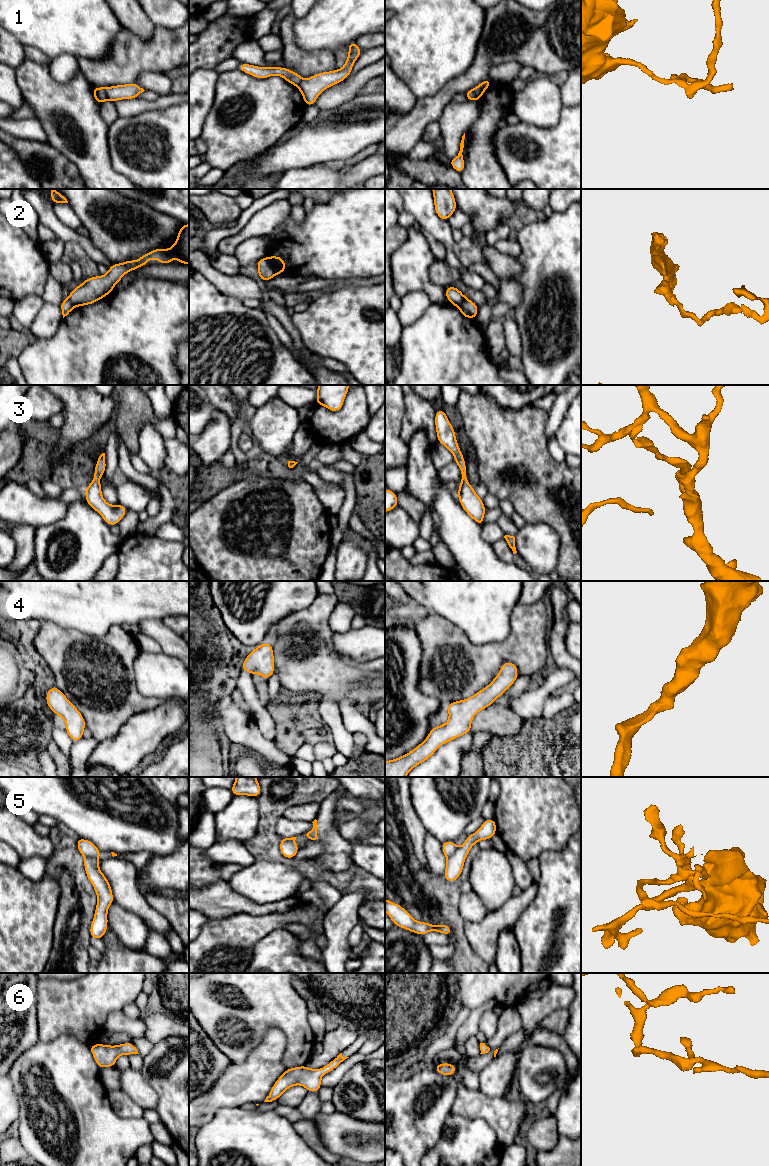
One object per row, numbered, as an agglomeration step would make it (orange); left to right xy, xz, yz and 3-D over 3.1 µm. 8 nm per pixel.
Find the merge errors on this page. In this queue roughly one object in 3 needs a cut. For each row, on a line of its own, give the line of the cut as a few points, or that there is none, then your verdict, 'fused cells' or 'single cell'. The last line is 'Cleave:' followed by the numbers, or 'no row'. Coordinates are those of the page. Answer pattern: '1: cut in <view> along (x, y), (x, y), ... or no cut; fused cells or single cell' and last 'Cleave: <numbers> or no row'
1: cut in xy along (103, 88), (107, 99); fused cells
2: cut in xz along (266, 257), (276, 273); fused cells
3: no cut; single cell
4: no cut; single cell
5: cut in xy along (84, 856), (98, 858); fused cells
6: no cut; single cell
Cleave: 1, 2, 5

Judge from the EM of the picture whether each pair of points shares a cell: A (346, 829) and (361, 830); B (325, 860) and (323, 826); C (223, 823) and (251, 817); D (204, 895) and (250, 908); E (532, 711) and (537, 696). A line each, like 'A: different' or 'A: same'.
A: same
B: same
C: same
D: same
E: same

